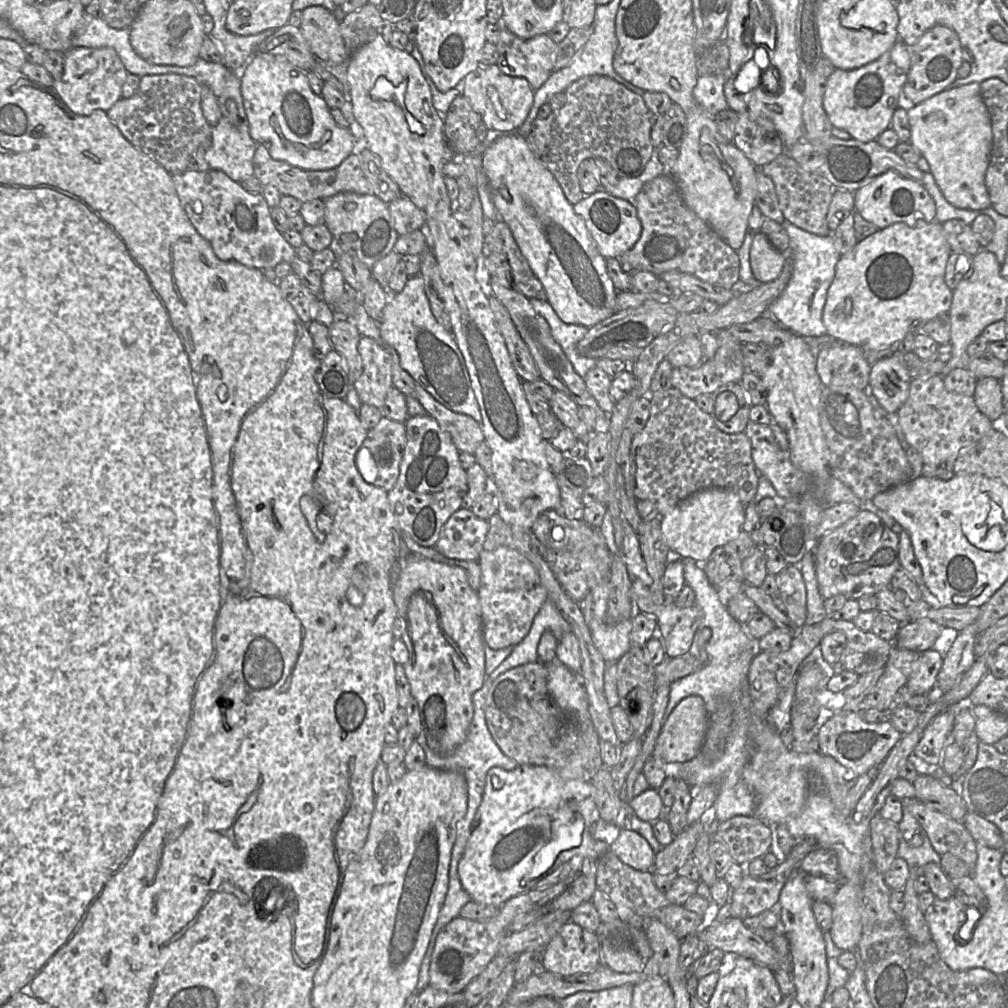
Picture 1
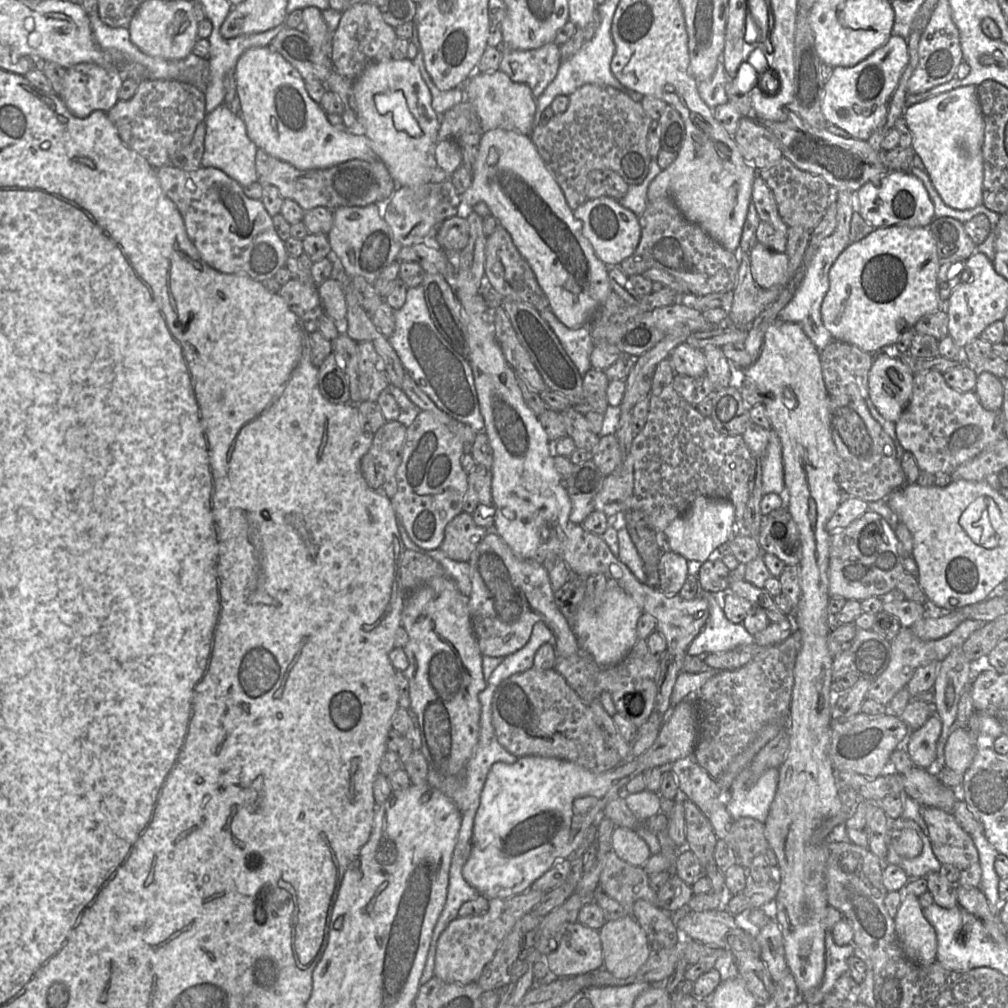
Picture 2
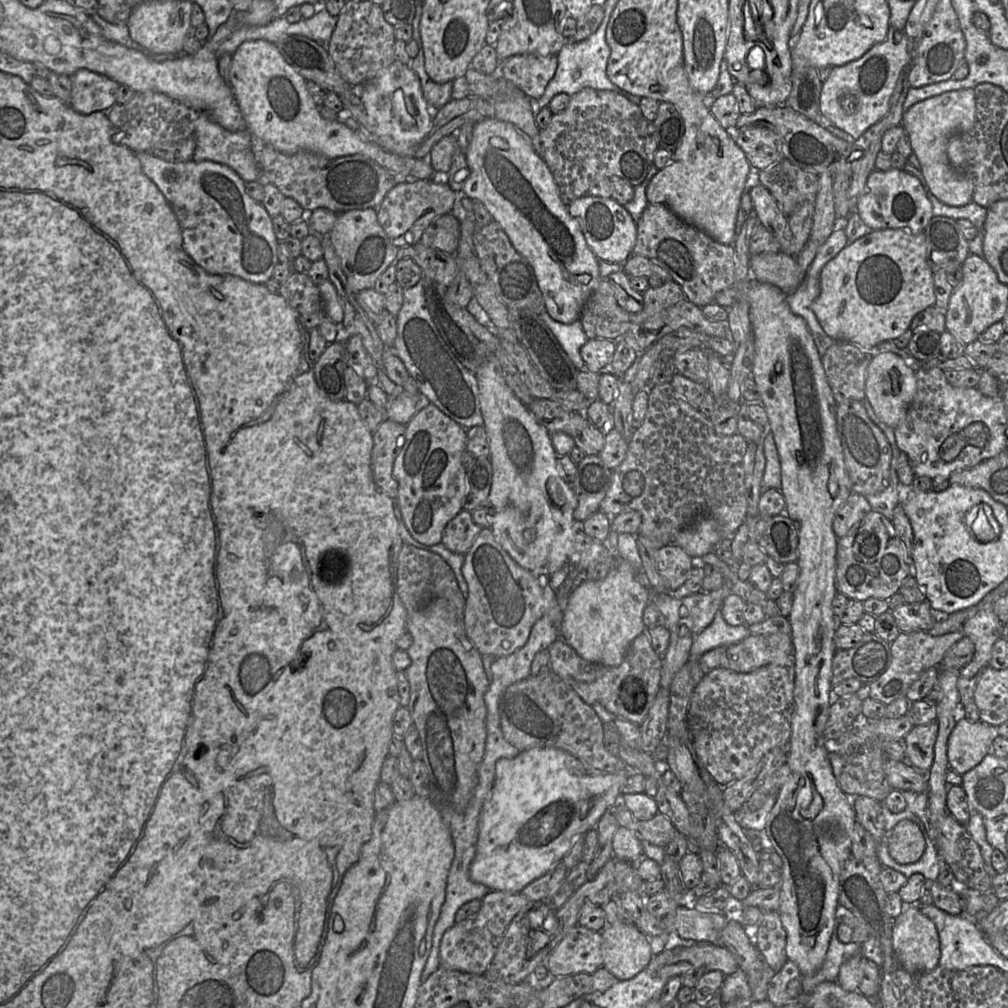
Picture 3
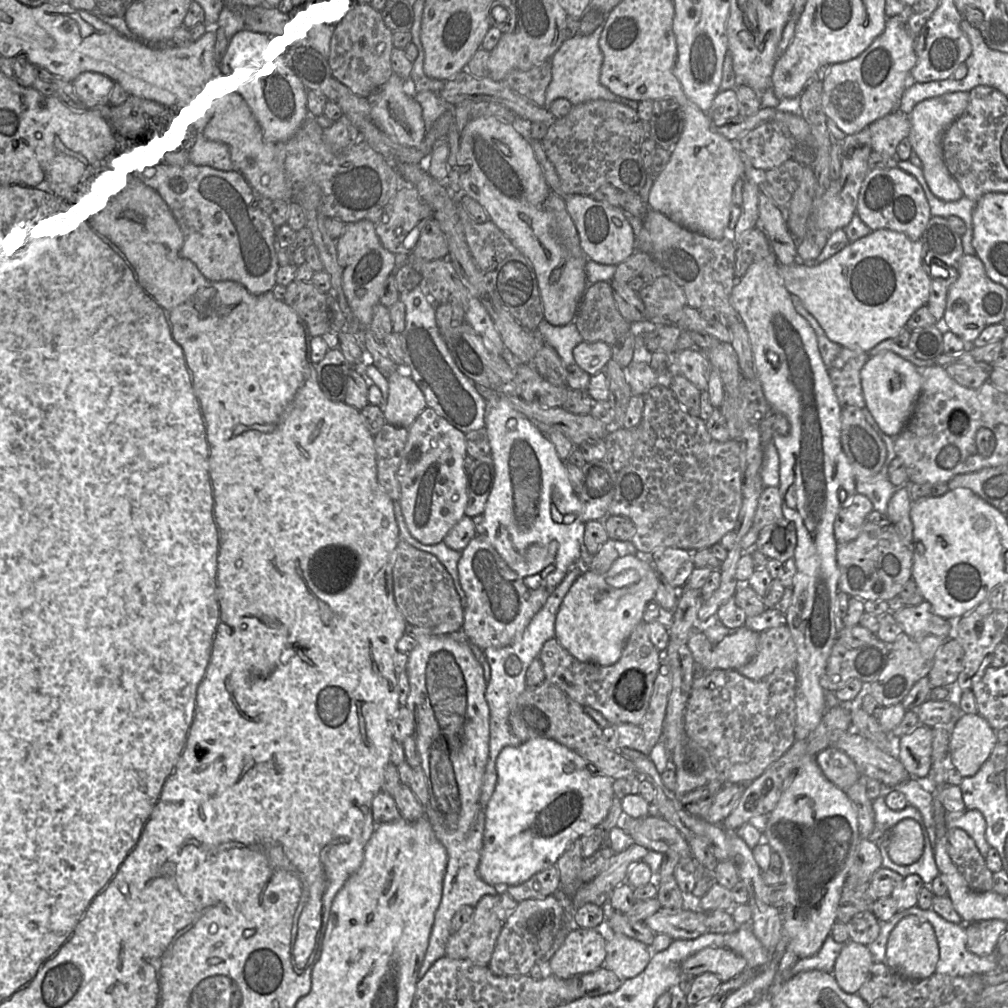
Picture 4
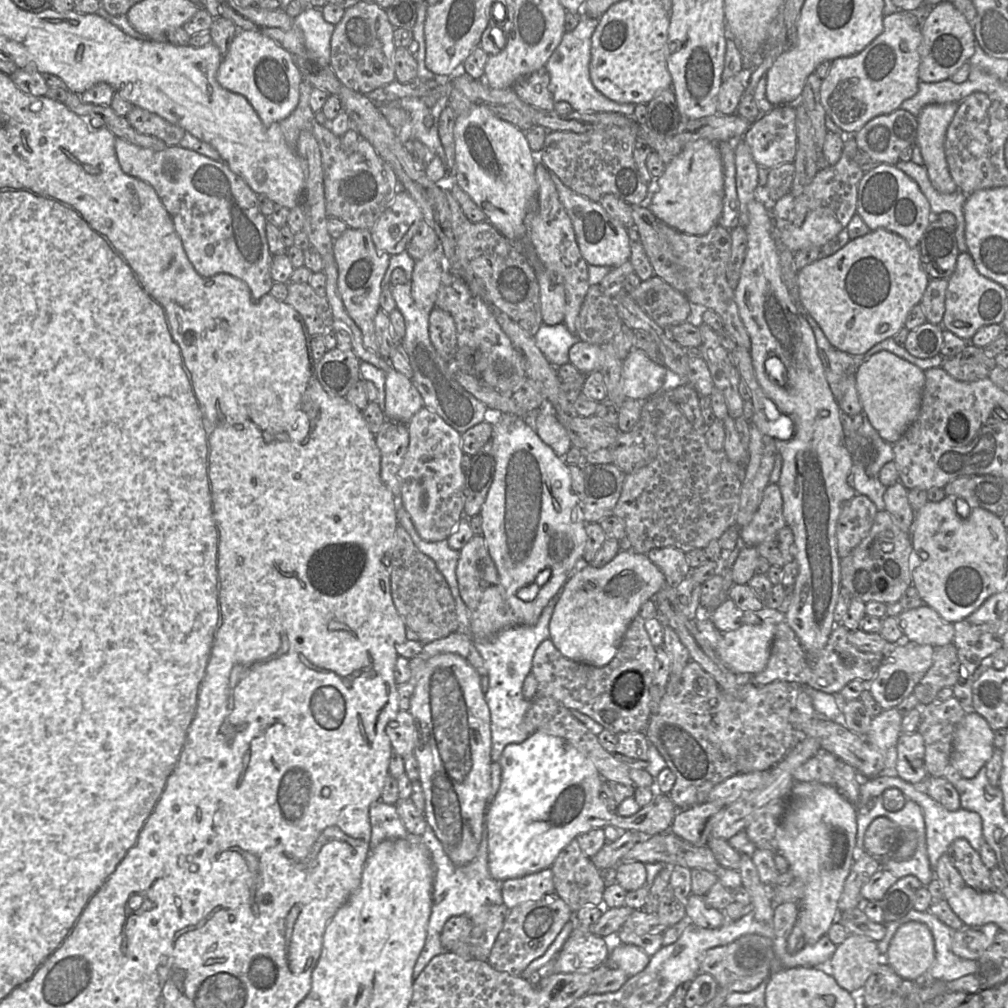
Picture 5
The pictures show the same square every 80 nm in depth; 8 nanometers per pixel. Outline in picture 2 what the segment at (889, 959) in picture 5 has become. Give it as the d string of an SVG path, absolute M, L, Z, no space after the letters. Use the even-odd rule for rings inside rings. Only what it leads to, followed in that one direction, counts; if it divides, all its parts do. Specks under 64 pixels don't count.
M903 891L903 900L894 920L900 945L909 960L920 966L937 961L936 933L926 919L918 897Z

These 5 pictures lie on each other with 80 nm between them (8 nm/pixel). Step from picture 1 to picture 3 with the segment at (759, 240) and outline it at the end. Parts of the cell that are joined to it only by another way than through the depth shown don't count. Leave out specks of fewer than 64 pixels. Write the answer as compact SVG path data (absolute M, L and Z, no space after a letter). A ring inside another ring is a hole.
M760 253L750 256L749 262L753 278L775 285L787 295L792 294L803 281L796 258L785 253Z

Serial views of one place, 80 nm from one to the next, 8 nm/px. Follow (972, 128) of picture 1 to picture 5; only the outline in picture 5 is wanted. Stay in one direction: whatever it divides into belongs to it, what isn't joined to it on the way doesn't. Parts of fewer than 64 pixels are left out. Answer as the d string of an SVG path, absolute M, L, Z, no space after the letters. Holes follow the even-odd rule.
M959 103L930 104L917 117L916 146L920 148L932 186L942 194L958 190L950 175L944 149L946 131L958 107Z

